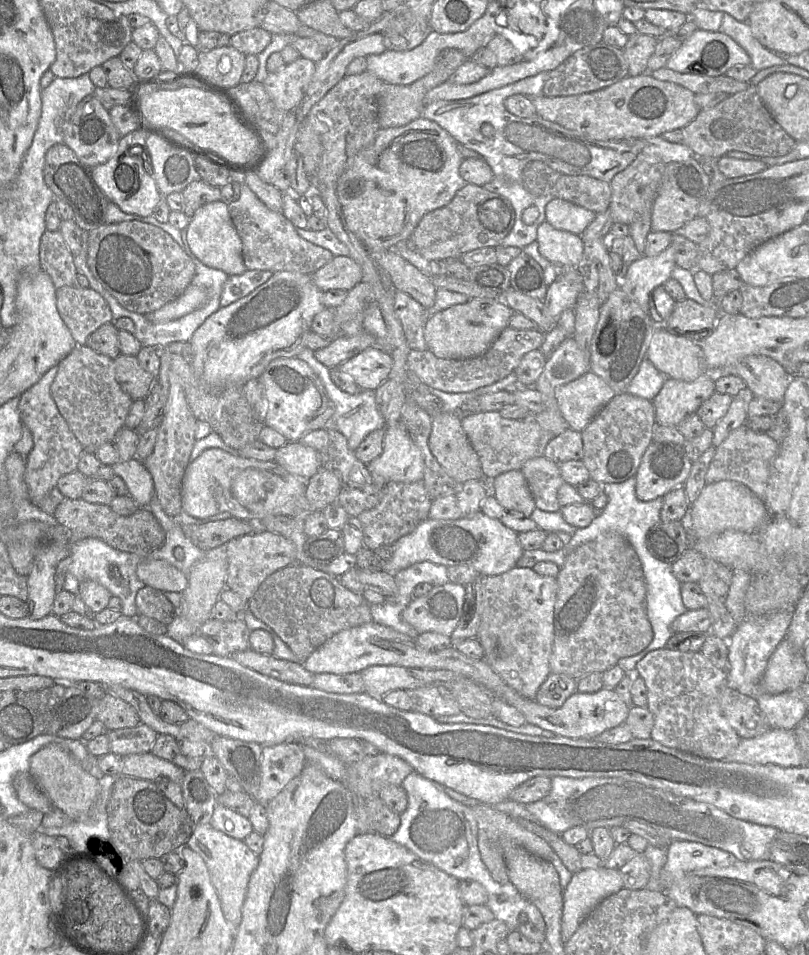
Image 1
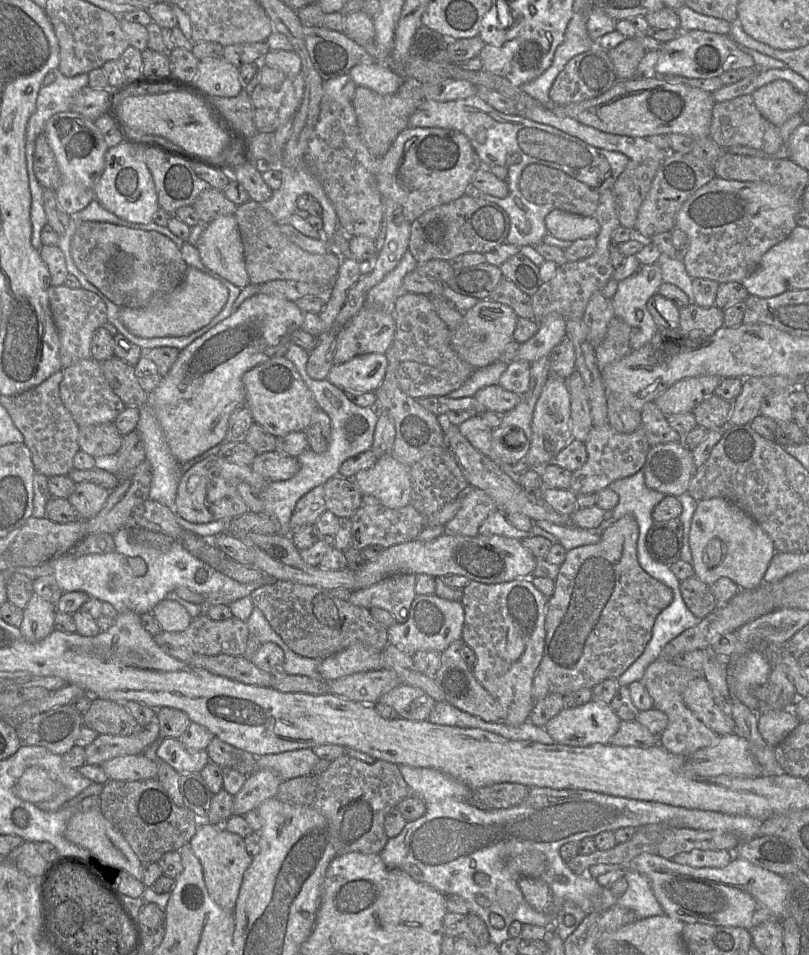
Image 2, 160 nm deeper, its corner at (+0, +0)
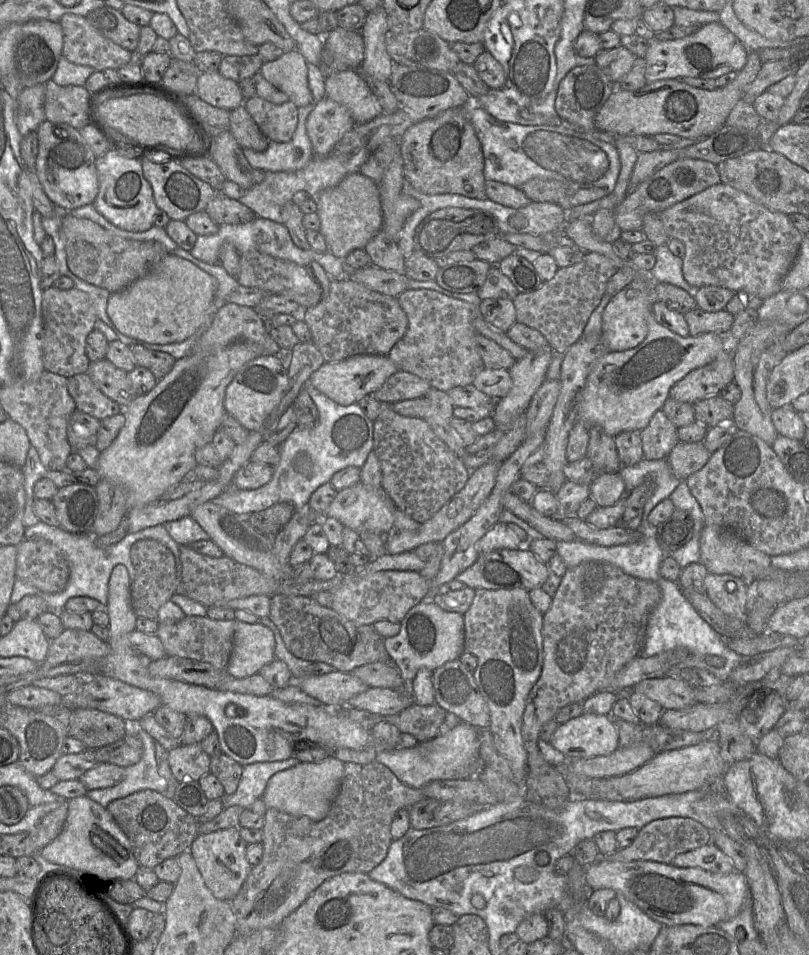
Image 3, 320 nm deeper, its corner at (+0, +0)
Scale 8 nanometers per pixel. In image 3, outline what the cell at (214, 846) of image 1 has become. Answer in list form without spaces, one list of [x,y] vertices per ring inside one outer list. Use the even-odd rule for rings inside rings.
[[[239,827],[199,834],[192,842],[189,852],[196,862],[205,885],[215,898],[231,902],[240,891],[252,868],[246,857],[247,845],[240,836]]]

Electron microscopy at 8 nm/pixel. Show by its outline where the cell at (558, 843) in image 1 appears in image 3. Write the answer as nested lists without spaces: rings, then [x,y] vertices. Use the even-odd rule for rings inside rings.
[[[669,817],[654,820],[638,830],[638,834],[631,845],[626,848],[617,849],[615,852],[607,857],[600,857],[600,859],[607,859],[613,861],[630,862],[635,860],[655,861],[665,864],[670,864],[678,854],[685,853],[703,845],[709,844],[712,839],[712,832],[708,830],[703,824],[685,817]]]

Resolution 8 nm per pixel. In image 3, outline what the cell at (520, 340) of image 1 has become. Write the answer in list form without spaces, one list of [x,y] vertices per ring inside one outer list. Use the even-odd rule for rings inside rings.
[[[399,370],[387,379],[380,389],[369,395],[374,396],[379,402],[395,403],[422,398],[430,388],[431,385],[422,378]]]

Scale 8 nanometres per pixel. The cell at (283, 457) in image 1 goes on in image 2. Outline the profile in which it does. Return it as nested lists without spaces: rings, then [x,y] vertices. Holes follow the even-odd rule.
[[[278,451],[257,454],[250,466],[269,482],[288,480],[300,469],[297,457]]]

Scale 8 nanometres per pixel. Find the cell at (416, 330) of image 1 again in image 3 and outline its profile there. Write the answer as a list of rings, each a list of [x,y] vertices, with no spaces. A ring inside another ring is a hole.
[[[407,289],[397,298],[408,318],[406,333],[388,354],[398,369],[414,374],[427,381],[432,388],[444,392],[458,386],[472,384],[476,376],[485,369],[476,347],[475,335],[477,332],[473,326],[474,318],[480,315],[479,306],[429,289]]]

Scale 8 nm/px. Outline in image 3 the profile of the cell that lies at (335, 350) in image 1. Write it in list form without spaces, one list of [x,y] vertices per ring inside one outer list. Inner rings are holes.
[[[346,277],[331,279],[330,292],[317,305],[303,309],[300,318],[308,325],[312,342],[325,362],[356,355],[388,355],[408,329],[408,318],[398,298],[370,290]]]

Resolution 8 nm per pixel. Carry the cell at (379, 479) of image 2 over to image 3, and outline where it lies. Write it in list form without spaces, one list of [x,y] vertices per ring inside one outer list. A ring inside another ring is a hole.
[[[356,483],[339,491],[326,512],[326,517],[337,519],[344,527],[349,527],[357,533],[373,532],[382,536],[394,531],[394,504],[382,488],[373,488]]]

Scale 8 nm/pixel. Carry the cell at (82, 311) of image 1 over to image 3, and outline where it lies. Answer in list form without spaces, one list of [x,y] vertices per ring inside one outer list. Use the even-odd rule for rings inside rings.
[[[51,286],[43,290],[42,317],[42,360],[45,370],[66,378],[86,373],[91,363],[86,355],[86,338],[94,330],[95,321],[98,319],[89,295],[75,287],[60,290]]]

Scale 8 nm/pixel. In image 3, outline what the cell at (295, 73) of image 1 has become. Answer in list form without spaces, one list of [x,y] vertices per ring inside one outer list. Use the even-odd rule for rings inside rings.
[[[256,95],[243,105],[268,140],[291,141],[298,124],[298,107],[292,101],[277,105]]]

